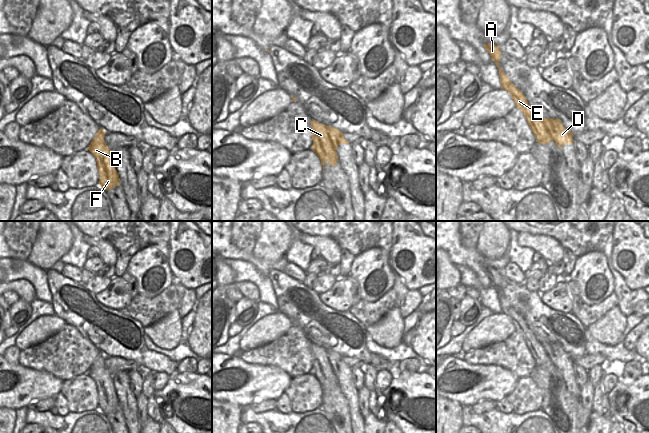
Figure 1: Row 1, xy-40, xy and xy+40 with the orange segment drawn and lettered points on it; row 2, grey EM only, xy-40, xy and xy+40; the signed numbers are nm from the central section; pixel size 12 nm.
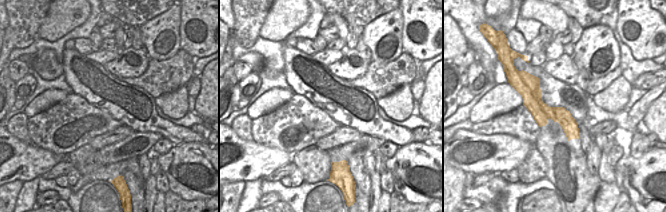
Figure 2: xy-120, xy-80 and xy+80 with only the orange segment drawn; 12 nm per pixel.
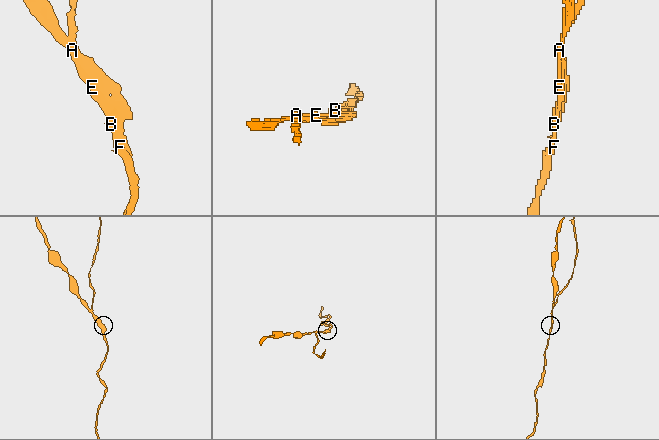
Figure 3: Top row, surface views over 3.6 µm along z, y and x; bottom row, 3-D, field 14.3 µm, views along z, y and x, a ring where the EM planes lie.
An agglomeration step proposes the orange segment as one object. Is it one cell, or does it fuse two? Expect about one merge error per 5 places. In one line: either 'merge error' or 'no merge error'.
merge error

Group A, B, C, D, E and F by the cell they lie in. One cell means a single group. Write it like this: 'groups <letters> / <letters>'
groups A D / B C E F

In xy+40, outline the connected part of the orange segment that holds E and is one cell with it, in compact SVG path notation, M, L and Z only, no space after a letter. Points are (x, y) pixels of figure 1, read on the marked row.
M514 85L504 88L511 95L515 101L516 108L518 108L525 116L529 127L531 128L536 142L541 144L548 144L553 140L543 121L536 115L534 109L528 104L525 95Z

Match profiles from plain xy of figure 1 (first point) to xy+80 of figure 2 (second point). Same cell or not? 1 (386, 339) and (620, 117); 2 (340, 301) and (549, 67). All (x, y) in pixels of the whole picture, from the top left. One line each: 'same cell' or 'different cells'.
1: different cells
2: same cell

